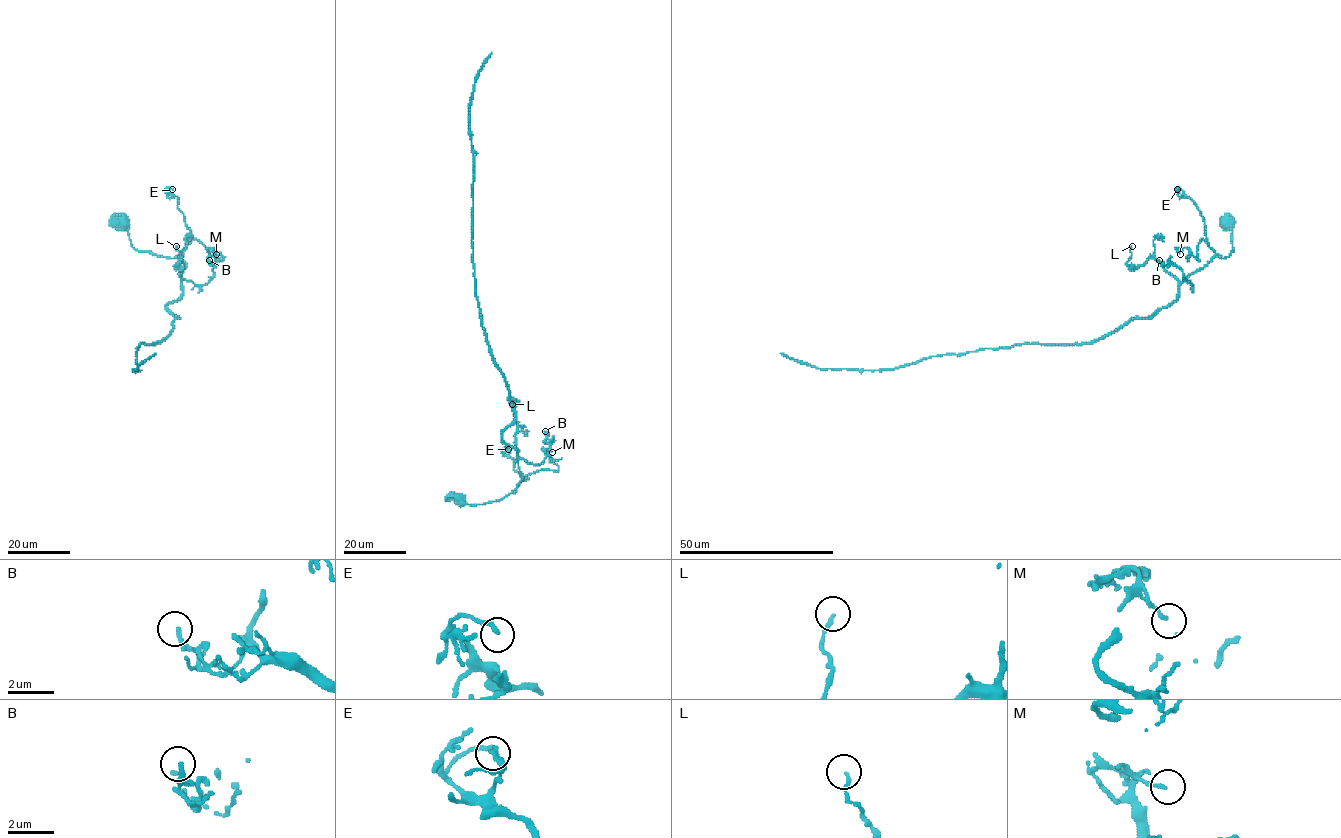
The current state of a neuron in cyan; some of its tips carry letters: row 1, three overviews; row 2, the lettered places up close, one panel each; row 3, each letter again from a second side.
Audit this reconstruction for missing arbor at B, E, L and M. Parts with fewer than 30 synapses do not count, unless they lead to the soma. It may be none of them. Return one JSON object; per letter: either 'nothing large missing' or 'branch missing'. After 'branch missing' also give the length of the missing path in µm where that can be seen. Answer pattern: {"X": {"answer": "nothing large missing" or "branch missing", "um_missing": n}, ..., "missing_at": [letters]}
{"B": {"answer": "nothing large missing"}, "E": {"answer": "nothing large missing"}, "L": {"answer": "nothing large missing"}, "M": {"answer": "nothing large missing"}, "missing_at": []}

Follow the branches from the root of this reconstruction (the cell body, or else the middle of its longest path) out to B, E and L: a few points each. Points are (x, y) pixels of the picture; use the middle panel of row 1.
B: (459, 498), (482, 505), (510, 494), (522, 478), (519, 459), (540, 464), (549, 455), (545, 431)
E: (459, 498), (464, 504), (471, 505), (498, 501), (526, 480), (514, 469), (514, 461), (503, 453), (508, 449)
L: (459, 498), (471, 505), (498, 501), (522, 478), (510, 403), (514, 399), (512, 404)

